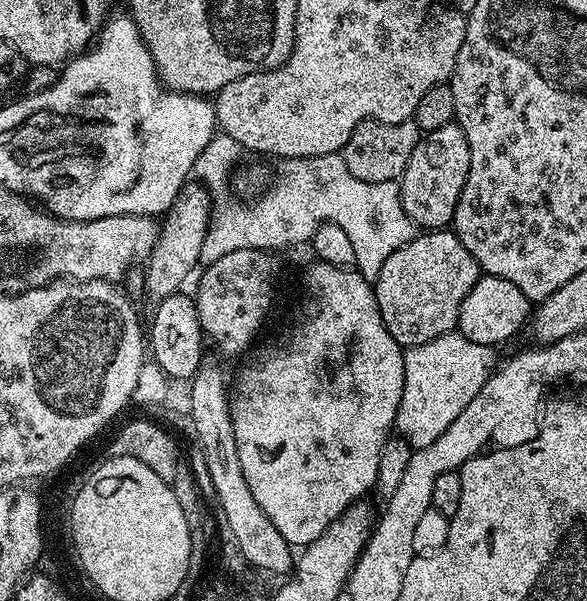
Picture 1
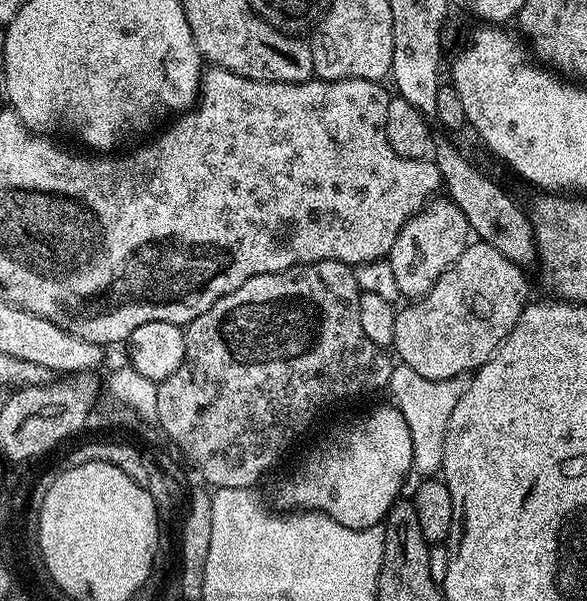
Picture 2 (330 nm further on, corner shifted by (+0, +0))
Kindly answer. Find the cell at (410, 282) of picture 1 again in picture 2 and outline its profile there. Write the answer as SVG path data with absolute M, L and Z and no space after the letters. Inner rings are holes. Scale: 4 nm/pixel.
M483 242L469 243L467 250L438 278L438 282L428 293L419 297L409 308L400 308L396 314L392 348L397 352L399 363L418 370L422 378L445 380L465 374L475 373L500 349L505 338L514 330L529 303L528 280L524 277L525 269L510 262L494 246Z

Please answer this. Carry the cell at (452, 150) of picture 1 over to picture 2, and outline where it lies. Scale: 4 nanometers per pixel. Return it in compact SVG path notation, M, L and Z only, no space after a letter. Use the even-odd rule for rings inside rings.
M451 202L436 203L431 203L404 224L387 254L386 262L390 270L394 270L394 282L398 282L401 297L419 298L426 295L438 278L446 274L448 267L462 258L469 246L470 229L466 214L462 214L462 210L458 210L458 206Z

